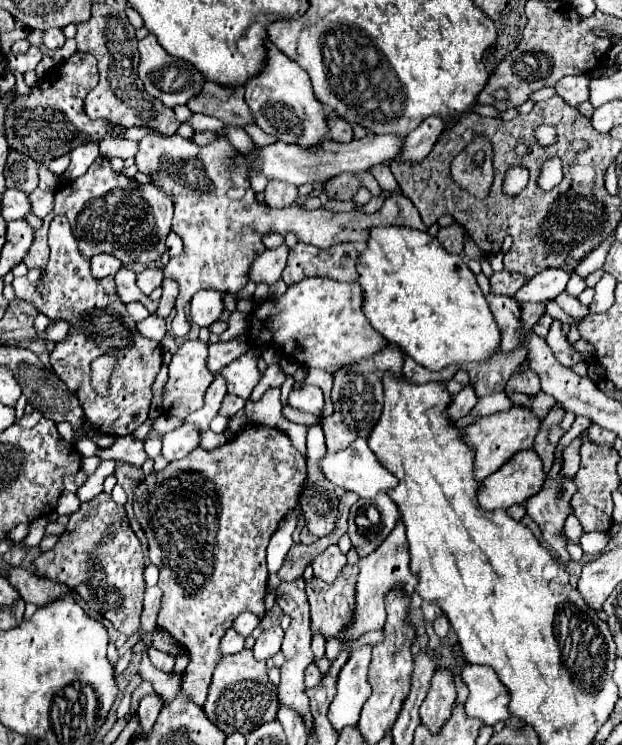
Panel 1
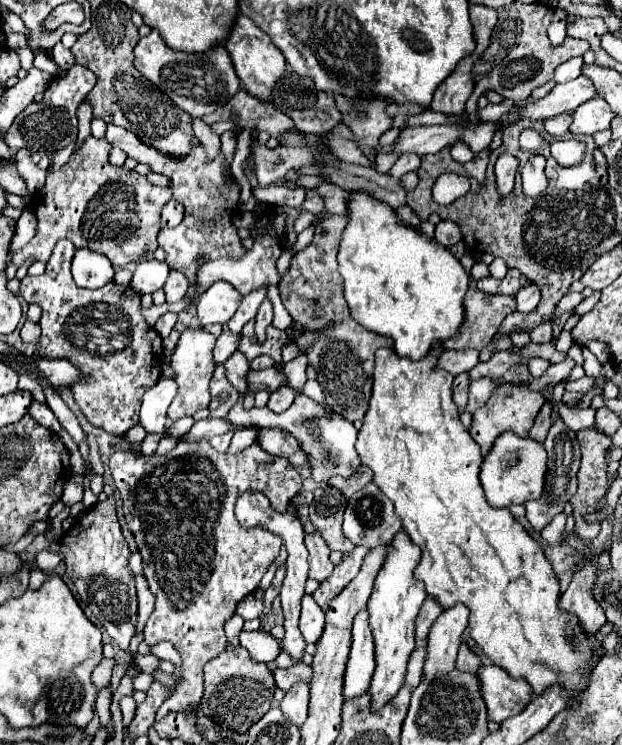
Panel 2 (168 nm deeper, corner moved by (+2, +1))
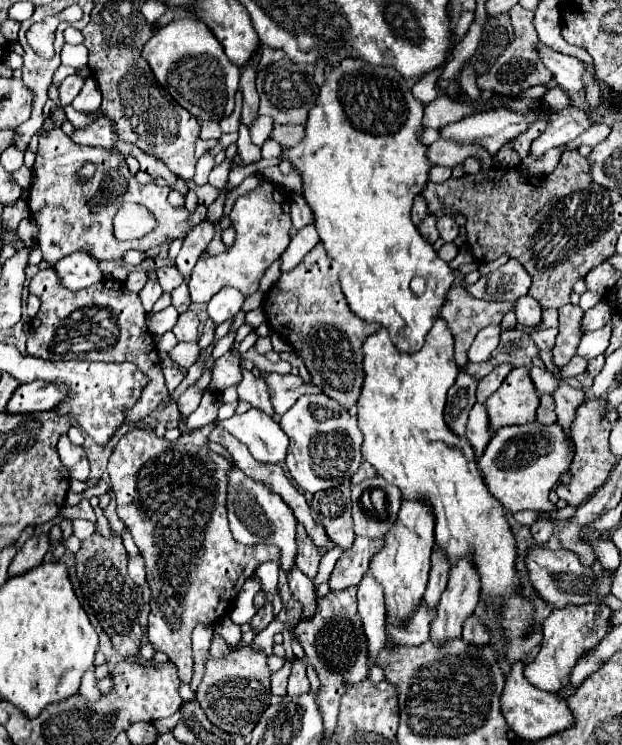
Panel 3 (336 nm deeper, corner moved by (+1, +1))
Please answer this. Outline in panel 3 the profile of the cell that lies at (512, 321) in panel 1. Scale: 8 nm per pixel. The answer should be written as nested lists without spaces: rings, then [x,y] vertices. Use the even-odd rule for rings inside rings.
[[[450,287],[446,301],[440,309],[440,317],[448,323],[454,335],[456,365],[462,367],[462,353],[466,353],[476,333],[488,325],[500,325],[502,317],[512,309],[506,301],[480,301],[466,293],[464,287]]]

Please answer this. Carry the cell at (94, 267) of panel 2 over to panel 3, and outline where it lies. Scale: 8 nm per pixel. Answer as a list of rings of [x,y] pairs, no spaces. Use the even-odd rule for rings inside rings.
[[[86,253],[68,255],[66,259],[60,259],[56,265],[52,265],[52,269],[56,271],[60,283],[70,291],[86,289],[104,279],[98,261]]]

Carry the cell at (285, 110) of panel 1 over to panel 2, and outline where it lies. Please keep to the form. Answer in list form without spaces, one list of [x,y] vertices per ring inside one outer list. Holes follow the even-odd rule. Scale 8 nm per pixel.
[[[245,15],[237,17],[237,23],[233,25],[233,35],[229,35],[229,43],[225,43],[233,67],[243,81],[243,87],[249,95],[257,97],[259,101],[271,101],[273,87],[285,77],[287,73],[287,61],[283,53],[273,45],[267,33],[263,33],[253,21],[249,21]]]

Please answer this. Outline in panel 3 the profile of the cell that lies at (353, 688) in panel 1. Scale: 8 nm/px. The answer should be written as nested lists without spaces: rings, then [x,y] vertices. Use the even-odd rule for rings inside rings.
[[[366,573],[358,585],[358,613],[364,623],[364,631],[370,647],[370,661],[378,651],[386,645],[386,607],[384,607],[384,591],[376,579]]]

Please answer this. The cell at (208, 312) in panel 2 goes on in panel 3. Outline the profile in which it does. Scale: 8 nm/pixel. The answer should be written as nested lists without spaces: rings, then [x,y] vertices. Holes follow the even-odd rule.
[[[224,287],[222,291],[218,291],[218,295],[214,295],[208,303],[208,315],[210,319],[220,325],[232,317],[238,315],[242,303],[246,297],[242,297],[242,293],[234,287]]]

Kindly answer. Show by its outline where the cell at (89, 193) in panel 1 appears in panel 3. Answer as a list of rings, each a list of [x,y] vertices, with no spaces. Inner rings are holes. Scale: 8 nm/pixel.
[[[52,129],[46,135],[40,135],[28,207],[30,215],[40,227],[38,245],[44,253],[44,261],[54,265],[62,257],[76,251],[94,255],[98,261],[122,261],[122,255],[130,249],[146,251],[170,239],[186,237],[190,225],[196,227],[206,219],[206,207],[198,205],[196,211],[190,215],[186,207],[172,207],[166,201],[168,193],[168,187],[158,187],[156,183],[140,185],[136,177],[130,175],[124,157],[114,151],[106,151],[102,147],[78,147],[62,129]],[[88,161],[96,163],[98,171],[94,173],[90,183],[78,183],[76,171],[78,167],[82,167],[82,163]],[[124,201],[140,203],[156,217],[158,227],[154,229],[154,233],[134,241],[118,241],[112,235],[112,219]]]

